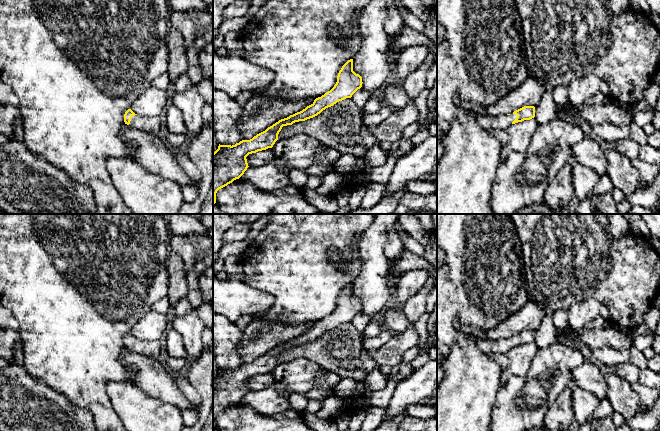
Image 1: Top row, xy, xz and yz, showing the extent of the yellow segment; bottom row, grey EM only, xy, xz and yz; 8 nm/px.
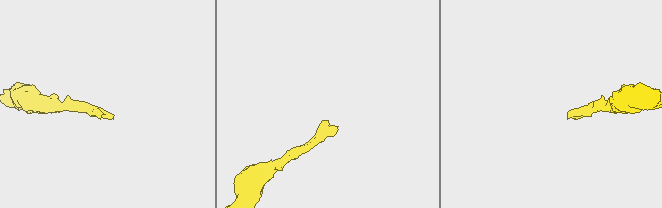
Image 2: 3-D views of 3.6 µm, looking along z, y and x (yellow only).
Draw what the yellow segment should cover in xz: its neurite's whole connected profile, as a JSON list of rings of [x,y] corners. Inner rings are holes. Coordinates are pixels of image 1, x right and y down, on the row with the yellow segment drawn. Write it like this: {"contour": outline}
{"contour": [[[350,59],[339,71],[334,87],[302,111],[279,120],[250,140],[242,140],[232,146],[219,144],[213,153],[213,204],[216,203],[217,191],[239,179],[247,170],[246,157],[272,148],[283,126],[313,118],[337,102],[351,98],[362,87],[362,83],[362,77],[353,71],[353,59]]]}

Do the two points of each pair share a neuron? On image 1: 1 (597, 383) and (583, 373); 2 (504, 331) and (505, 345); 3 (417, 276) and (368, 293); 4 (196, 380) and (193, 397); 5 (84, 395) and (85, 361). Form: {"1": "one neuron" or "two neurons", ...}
{"1": "one neuron", "2": "two neurons", "3": "two neurons", "4": "two neurons", "5": "one neuron"}

